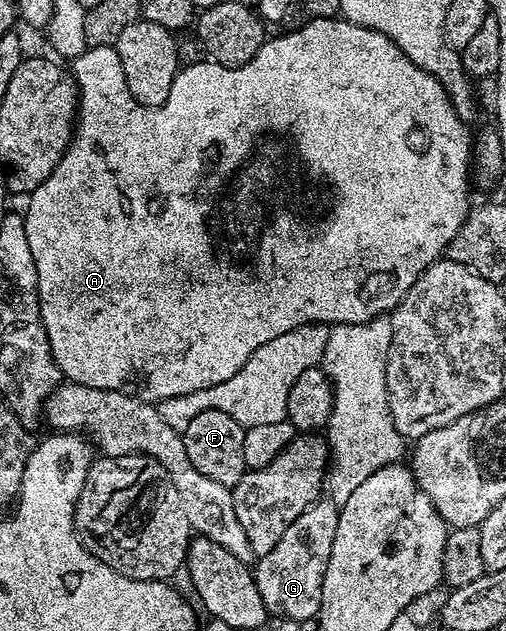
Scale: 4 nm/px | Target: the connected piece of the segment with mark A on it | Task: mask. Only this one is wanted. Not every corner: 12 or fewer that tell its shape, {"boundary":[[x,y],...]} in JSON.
{"boundary":[[314,19],[142,107],[88,46],[26,200],[72,383],[394,311],[473,131]]}

